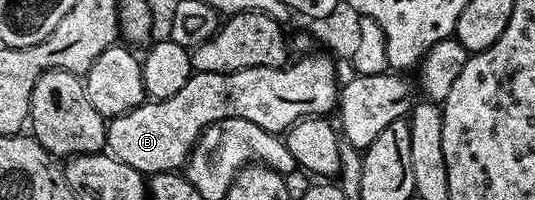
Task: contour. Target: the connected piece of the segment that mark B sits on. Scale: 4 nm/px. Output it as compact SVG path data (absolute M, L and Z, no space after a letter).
M320 53L314 54L313 57L310 56L301 56L301 61L293 60L278 69L274 67L246 67L233 73L193 72L192 76L188 78L188 82L178 91L174 91L174 95L163 99L145 100L143 105L111 118L107 122L107 152L145 175L170 173L183 170L187 166L188 156L192 154L192 149L196 146L196 141L202 135L202 131L207 125L212 125L216 121L221 121L227 117L250 119L250 123L258 123L258 127L262 127L262 131L284 135L304 117L331 114L331 109L333 112L338 105L337 62L331 56L325 55L326 57L323 57Z

